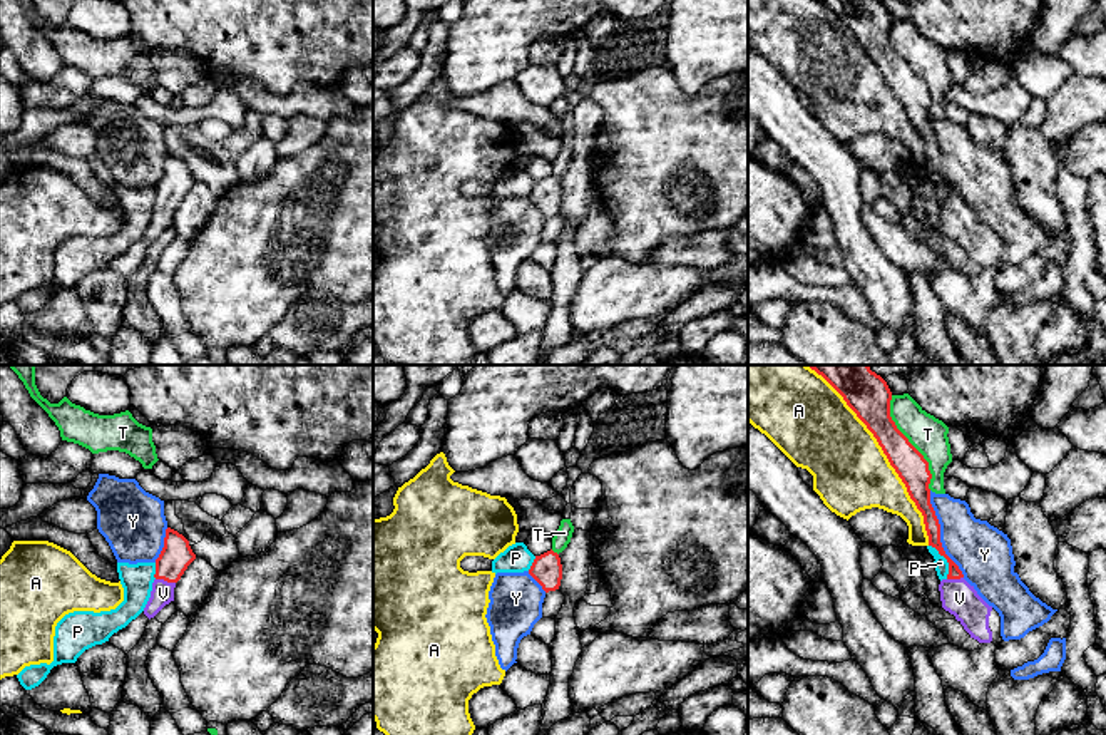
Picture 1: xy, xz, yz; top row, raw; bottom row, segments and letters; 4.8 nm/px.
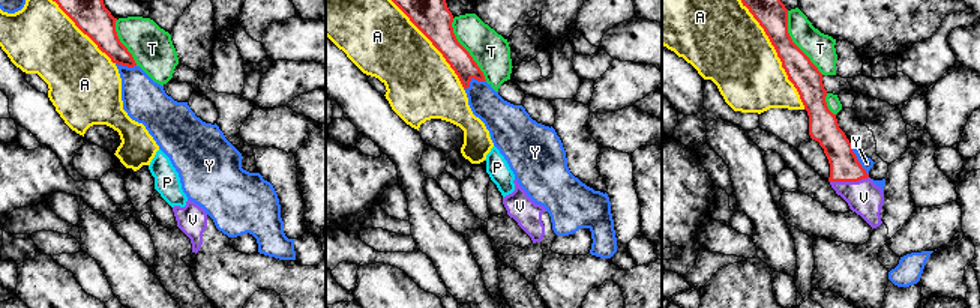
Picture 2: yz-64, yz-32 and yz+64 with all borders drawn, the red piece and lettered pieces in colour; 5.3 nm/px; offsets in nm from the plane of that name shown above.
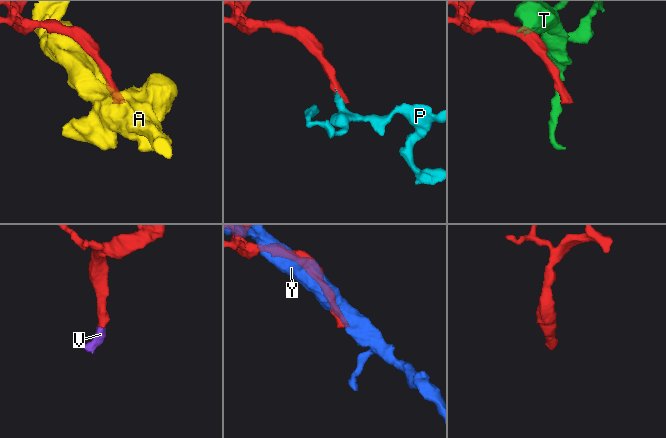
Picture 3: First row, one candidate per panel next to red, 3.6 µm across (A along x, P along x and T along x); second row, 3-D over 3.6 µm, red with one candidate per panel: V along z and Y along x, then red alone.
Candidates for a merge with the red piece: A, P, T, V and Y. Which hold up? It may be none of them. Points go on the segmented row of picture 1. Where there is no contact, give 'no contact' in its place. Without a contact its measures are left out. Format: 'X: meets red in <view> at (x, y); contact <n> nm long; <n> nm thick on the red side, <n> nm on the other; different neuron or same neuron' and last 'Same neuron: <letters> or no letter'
A: meets red in yz at (884, 452); contact 1050 nm long; 180 nm thick on the red side, 360 nm on the other; different neuron
P: meets red in yz at (947, 561); contact 190 nm long; 70 nm thick on the red side, 70 nm on the other; different neuron
T: meets red in yz at (909, 442); contact 500 nm long; 180 nm thick on the red side, 180 nm on the other; different neuron
V: meets red in xy at (166, 580); contact 100 nm long; 150 nm thick on the red side, 110 nm on the other; same neuron
Y: meets red in yz at (939, 534); contact 440 nm long; 110 nm thick on the red side, 280 nm on the other; different neuron
Same neuron: V

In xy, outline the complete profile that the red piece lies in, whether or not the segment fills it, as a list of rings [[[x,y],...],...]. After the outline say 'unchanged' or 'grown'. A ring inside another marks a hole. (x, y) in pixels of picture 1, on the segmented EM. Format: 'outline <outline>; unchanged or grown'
outline [[[167,527],[164,547],[156,559],[156,574],[152,583],[151,598],[144,608],[144,614],[151,619],[166,604],[174,601],[174,588],[187,566],[196,559],[189,541],[177,531]]]; grown

